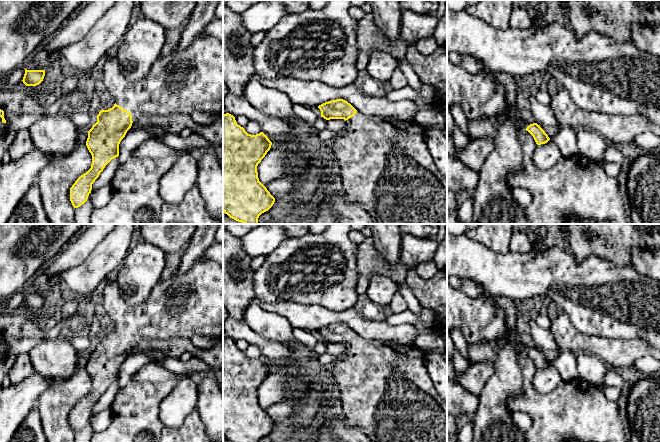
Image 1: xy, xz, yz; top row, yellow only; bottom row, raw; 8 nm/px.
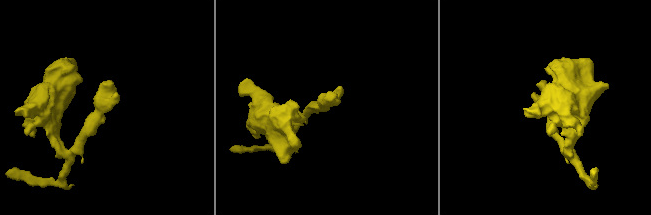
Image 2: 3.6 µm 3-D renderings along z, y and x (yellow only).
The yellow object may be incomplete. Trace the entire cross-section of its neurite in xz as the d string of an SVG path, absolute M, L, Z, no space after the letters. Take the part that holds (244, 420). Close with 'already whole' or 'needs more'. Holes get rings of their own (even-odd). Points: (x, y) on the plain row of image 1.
M229 337L223 339L223 436L230 442L259 442L274 428L275 422L259 405L257 390L270 374L272 366L260 356L256 359L248 358L237 348L235 341Z | already whole

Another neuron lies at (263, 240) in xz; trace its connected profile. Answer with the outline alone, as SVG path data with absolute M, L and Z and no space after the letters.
M260 224L241 238L245 252L255 258L271 254L287 238L279 224Z

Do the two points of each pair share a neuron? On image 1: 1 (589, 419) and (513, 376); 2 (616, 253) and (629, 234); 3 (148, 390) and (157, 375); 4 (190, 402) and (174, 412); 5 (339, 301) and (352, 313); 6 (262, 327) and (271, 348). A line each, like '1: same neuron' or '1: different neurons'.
1: different neurons
2: same neuron
3: different neurons
4: same neuron
5: different neurons
6: different neurons

